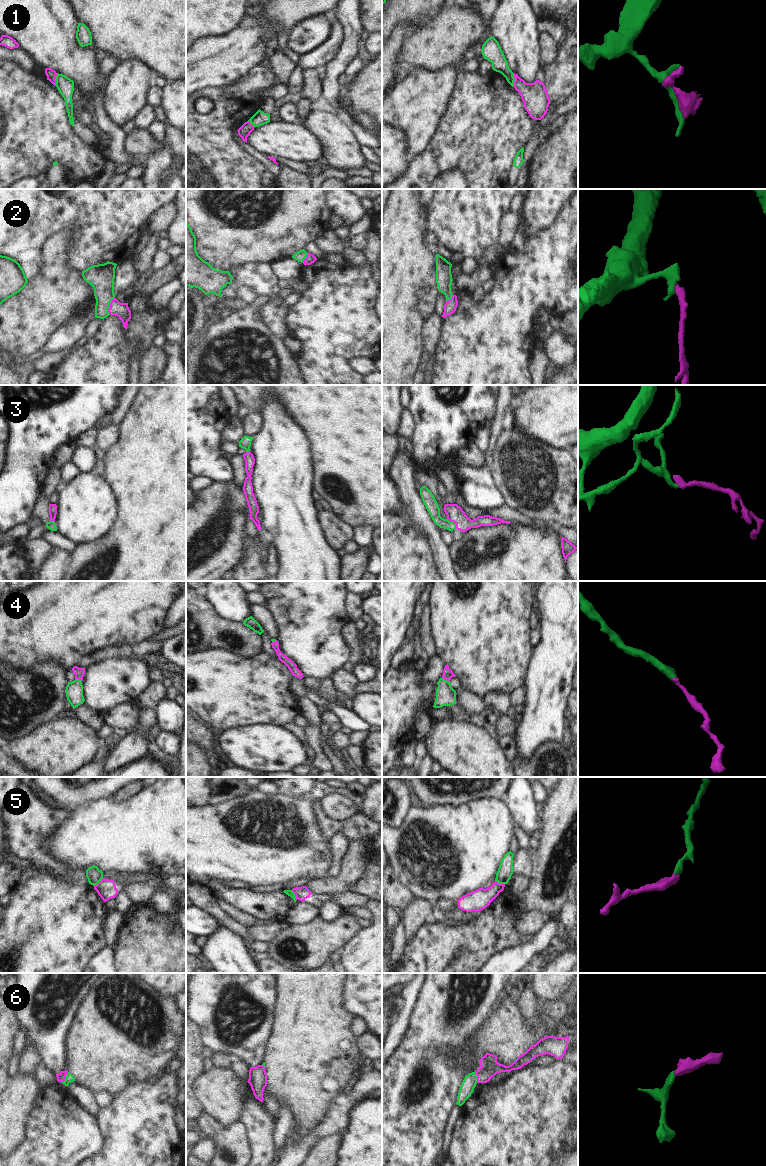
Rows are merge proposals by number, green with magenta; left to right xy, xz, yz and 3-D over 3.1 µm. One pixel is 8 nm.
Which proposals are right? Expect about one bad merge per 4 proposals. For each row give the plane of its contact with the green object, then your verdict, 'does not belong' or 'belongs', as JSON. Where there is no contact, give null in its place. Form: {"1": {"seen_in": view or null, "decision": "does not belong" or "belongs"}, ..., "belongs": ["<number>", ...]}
{"1": {"seen_in": "yz", "decision": "does not belong"}, "2": {"seen_in": "xy", "decision": "belongs"}, "3": {"seen_in": "yz", "decision": "belongs"}, "4": {"seen_in": "yz", "decision": "belongs"}, "5": {"seen_in": "yz", "decision": "does not belong"}, "6": {"seen_in": "xy", "decision": "belongs"}, "belongs": ["2", "3", "4", "6"]}

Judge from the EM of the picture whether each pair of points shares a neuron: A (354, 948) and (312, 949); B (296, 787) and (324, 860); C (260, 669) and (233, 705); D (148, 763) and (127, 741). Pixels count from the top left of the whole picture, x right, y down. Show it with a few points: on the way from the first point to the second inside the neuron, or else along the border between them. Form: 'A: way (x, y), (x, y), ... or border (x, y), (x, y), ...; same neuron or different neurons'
A: border (358, 931), (341, 948); different neurons
B: border (278, 792), (294, 798), (309, 797), (314, 818); different neurons
C: way (259, 678), (241, 696); same neuron
D: border (147, 752), (120, 766); different neurons

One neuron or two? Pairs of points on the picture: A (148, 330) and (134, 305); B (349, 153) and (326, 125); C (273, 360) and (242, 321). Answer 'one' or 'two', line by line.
A: two
B: one
C: one

